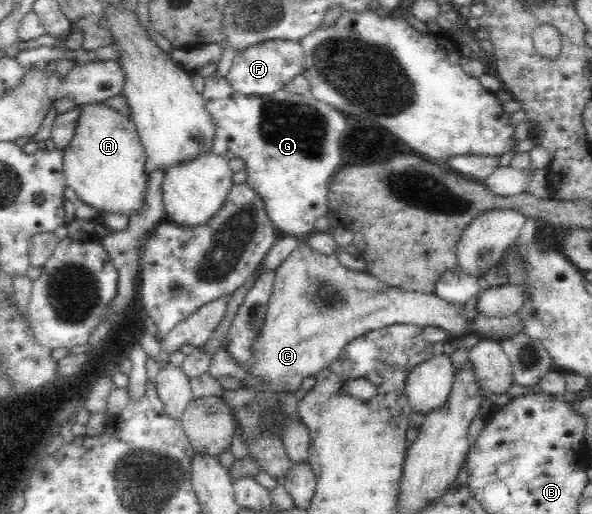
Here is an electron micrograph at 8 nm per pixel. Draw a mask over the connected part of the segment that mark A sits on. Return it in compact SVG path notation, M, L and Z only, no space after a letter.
M105 103L83 105L80 108L75 134L68 146L63 149L62 163L66 186L72 188L81 201L100 212L99 220L102 219L102 211L133 216L143 208L145 200L144 190L148 177L144 171L145 159L145 147L141 144L132 118L121 115L119 111Z

